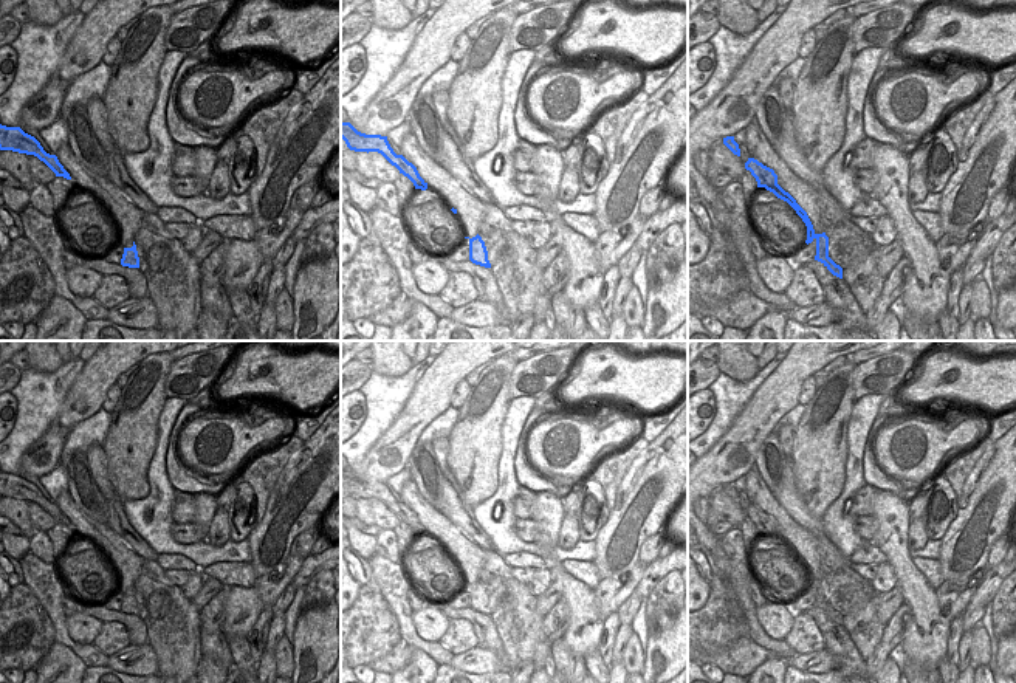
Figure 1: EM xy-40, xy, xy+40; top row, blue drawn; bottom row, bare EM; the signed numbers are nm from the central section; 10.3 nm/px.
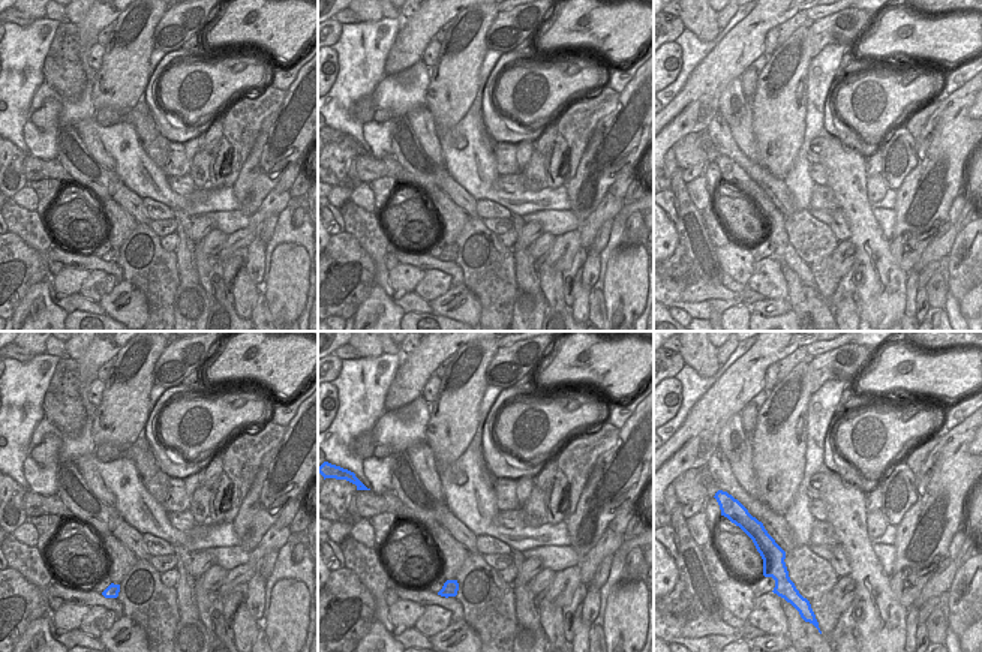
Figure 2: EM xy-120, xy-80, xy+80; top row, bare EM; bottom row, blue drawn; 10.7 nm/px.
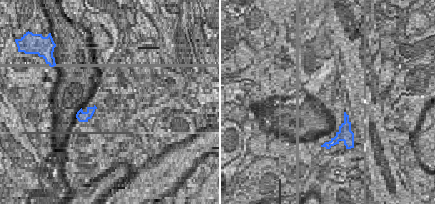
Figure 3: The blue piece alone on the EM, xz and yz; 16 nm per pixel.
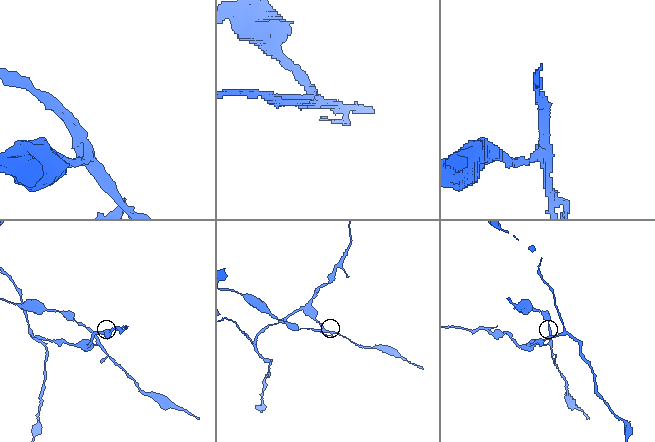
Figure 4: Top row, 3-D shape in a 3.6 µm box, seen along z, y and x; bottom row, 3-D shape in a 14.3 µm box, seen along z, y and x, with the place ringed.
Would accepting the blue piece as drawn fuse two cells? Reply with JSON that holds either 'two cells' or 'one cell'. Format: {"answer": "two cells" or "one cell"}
{"answer": "two cells"}

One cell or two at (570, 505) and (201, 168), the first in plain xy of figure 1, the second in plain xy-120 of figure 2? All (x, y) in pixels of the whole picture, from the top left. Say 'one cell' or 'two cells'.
two cells

